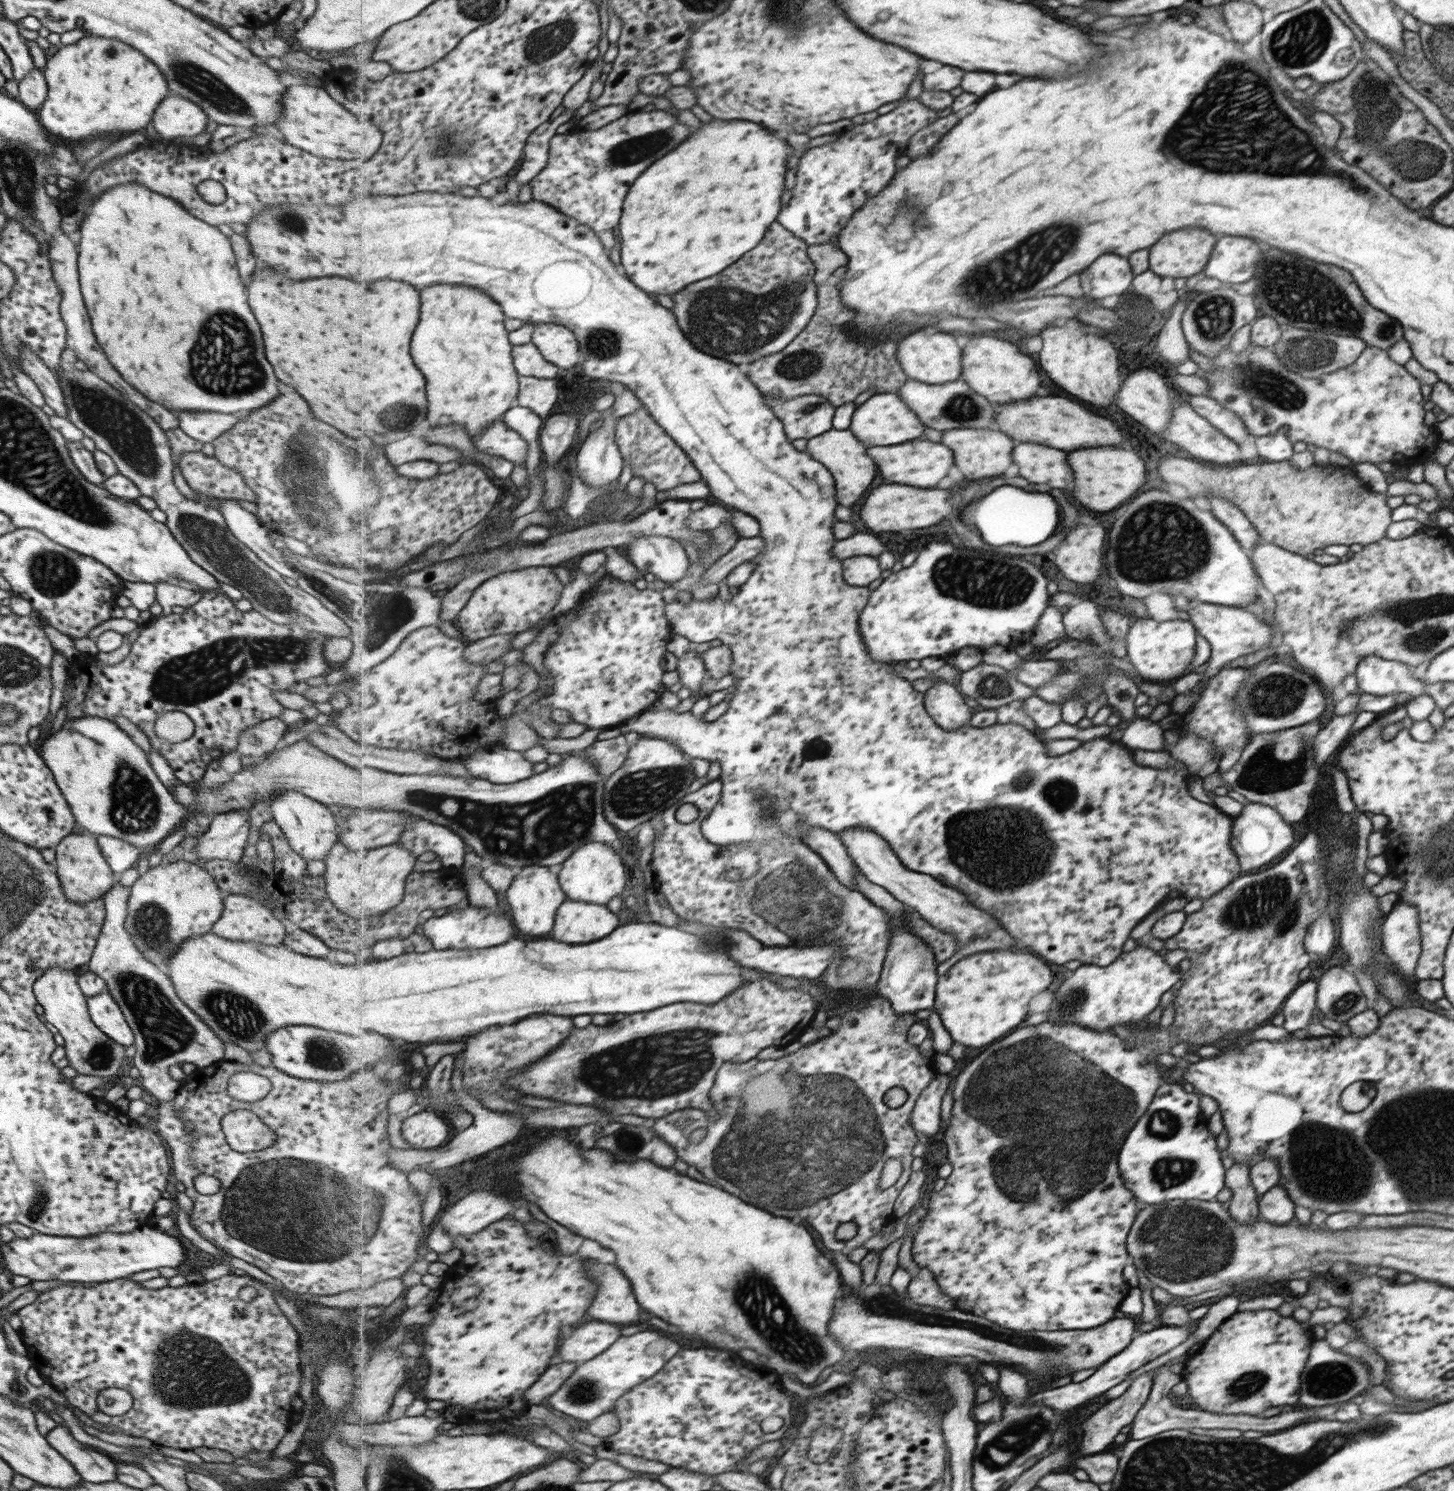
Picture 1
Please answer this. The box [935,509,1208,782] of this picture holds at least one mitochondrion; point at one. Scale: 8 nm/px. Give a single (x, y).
(992, 686)

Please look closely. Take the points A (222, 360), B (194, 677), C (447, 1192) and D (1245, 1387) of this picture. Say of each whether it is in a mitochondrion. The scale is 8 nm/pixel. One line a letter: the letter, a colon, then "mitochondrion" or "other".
A: mitochondrion
B: mitochondrion
C: other
D: mitochondrion

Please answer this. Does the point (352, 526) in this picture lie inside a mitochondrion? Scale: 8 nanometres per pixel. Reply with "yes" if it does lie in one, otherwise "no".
no

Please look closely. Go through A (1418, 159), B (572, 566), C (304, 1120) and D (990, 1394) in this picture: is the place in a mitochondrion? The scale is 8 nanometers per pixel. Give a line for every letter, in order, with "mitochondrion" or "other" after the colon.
A: mitochondrion
B: other
C: other
D: other

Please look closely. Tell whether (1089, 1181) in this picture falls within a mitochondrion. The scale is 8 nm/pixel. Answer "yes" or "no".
yes

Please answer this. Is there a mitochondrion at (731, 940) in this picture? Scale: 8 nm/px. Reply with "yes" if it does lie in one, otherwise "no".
yes

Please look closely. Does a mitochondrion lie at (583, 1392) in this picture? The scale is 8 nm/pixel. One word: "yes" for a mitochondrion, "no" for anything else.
yes

